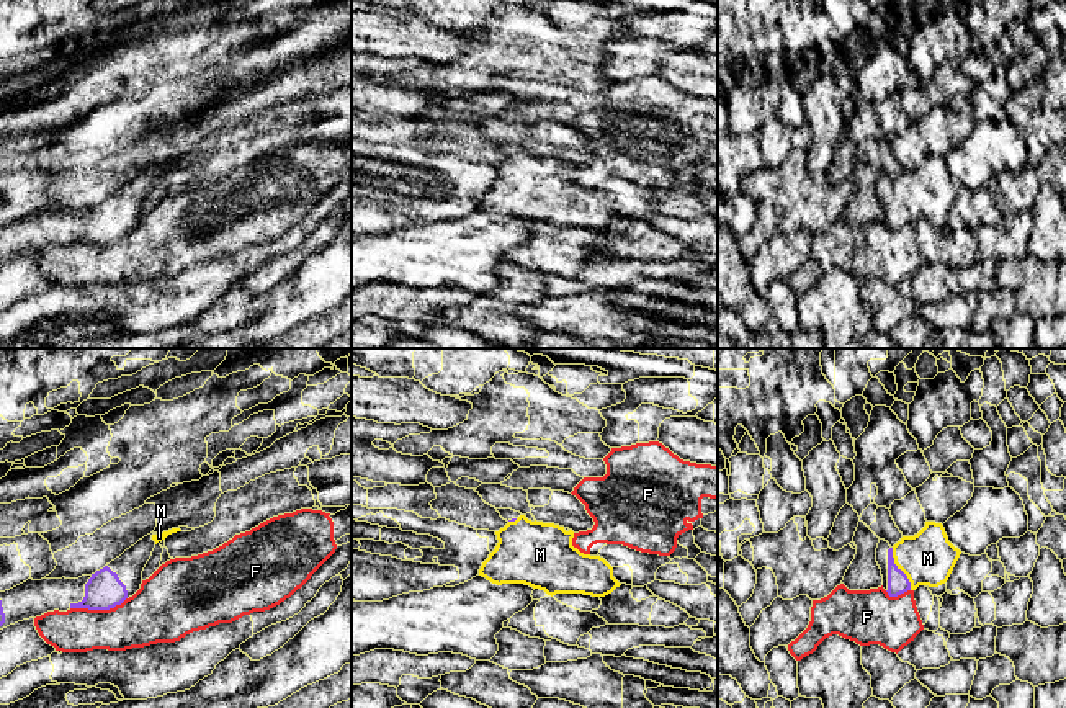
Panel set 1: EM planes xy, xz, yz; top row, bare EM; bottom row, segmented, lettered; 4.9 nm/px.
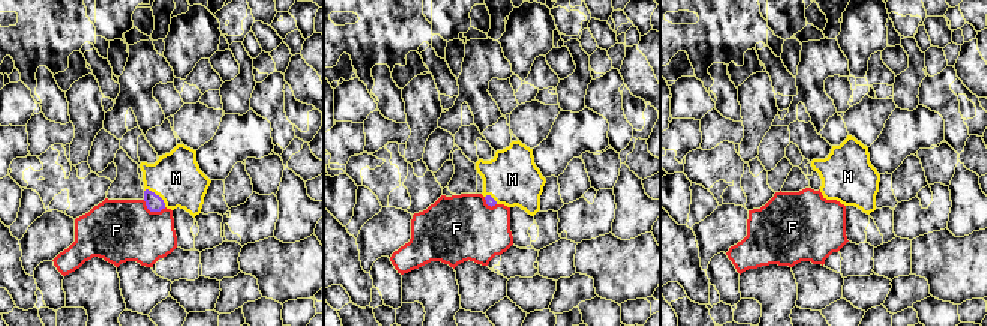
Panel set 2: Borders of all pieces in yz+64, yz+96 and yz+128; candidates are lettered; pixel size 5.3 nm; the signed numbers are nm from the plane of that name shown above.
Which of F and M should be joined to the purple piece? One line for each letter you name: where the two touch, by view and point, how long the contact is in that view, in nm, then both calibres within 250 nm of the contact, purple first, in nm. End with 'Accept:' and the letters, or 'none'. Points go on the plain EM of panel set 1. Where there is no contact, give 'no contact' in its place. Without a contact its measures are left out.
M: meets purple in yz at (900, 203); contact 220 nm long; 110 nm thick on the purple side, 260 nm on the other
Accept: M

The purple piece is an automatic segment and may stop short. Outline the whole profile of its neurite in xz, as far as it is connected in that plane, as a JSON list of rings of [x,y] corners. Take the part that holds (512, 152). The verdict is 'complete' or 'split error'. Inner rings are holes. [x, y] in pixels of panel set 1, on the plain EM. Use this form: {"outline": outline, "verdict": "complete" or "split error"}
{"outline": [[[520,149],[495,168],[499,177],[479,203],[479,209],[492,217],[525,217],[551,231],[605,231],[621,219],[603,191],[572,180],[572,164]]], "verdict": "split error"}

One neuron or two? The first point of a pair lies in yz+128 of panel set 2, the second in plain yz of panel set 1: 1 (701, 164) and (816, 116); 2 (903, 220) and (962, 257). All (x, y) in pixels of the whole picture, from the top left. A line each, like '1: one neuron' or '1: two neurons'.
1: two neurons
2: two neurons

